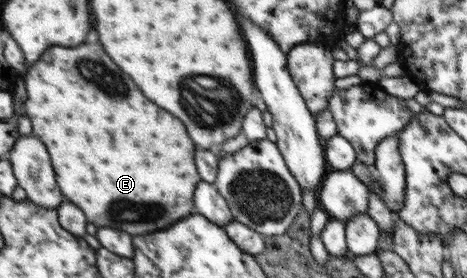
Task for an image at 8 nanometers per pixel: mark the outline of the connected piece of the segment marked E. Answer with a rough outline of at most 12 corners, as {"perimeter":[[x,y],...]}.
{"perimeter":[[98,43],[50,47],[25,113],[62,195],[136,236],[191,214],[180,119]]}

